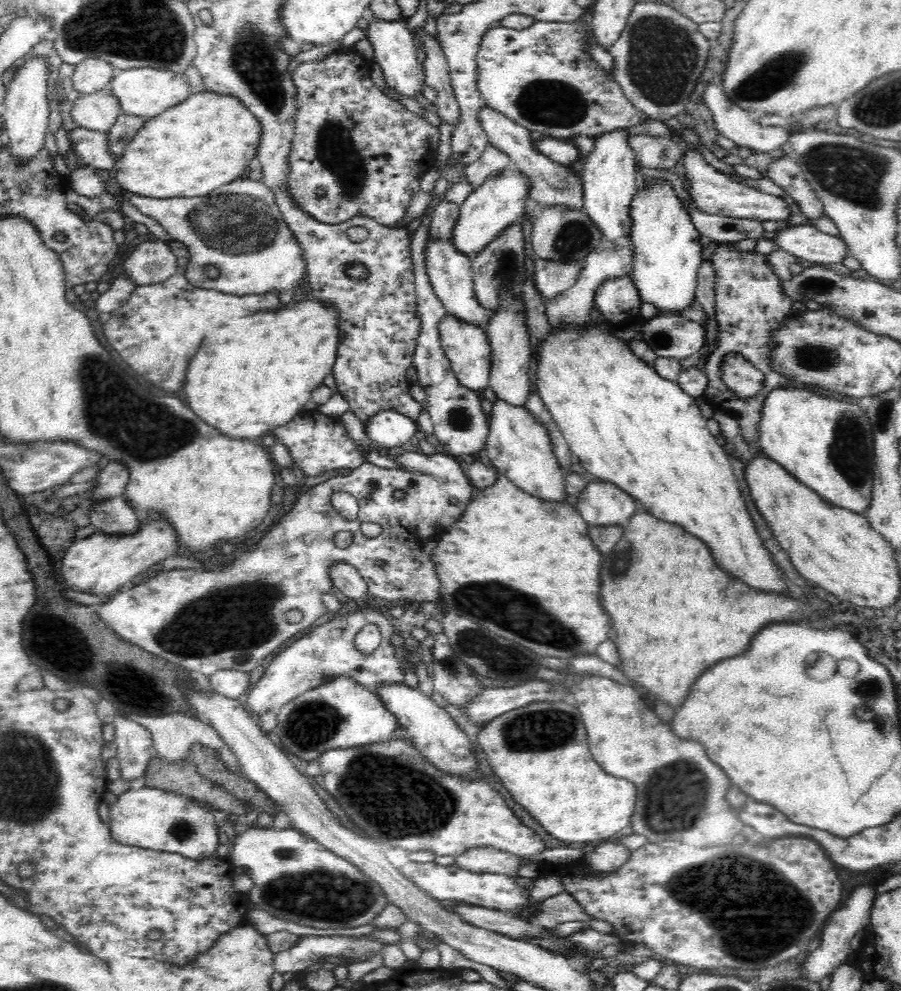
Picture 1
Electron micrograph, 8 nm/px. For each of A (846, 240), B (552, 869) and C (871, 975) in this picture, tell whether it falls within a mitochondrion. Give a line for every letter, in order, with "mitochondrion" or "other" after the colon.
A: other
B: other
C: other

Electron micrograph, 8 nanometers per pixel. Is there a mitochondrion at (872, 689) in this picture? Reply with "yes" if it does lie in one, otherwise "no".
yes

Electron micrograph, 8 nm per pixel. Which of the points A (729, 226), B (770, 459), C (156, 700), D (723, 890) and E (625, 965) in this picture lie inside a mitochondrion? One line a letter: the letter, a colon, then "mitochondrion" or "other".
A: other
B: other
C: mitochondrion
D: mitochondrion
E: other

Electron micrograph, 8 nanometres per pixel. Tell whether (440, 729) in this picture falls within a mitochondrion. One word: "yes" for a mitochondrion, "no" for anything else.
no

